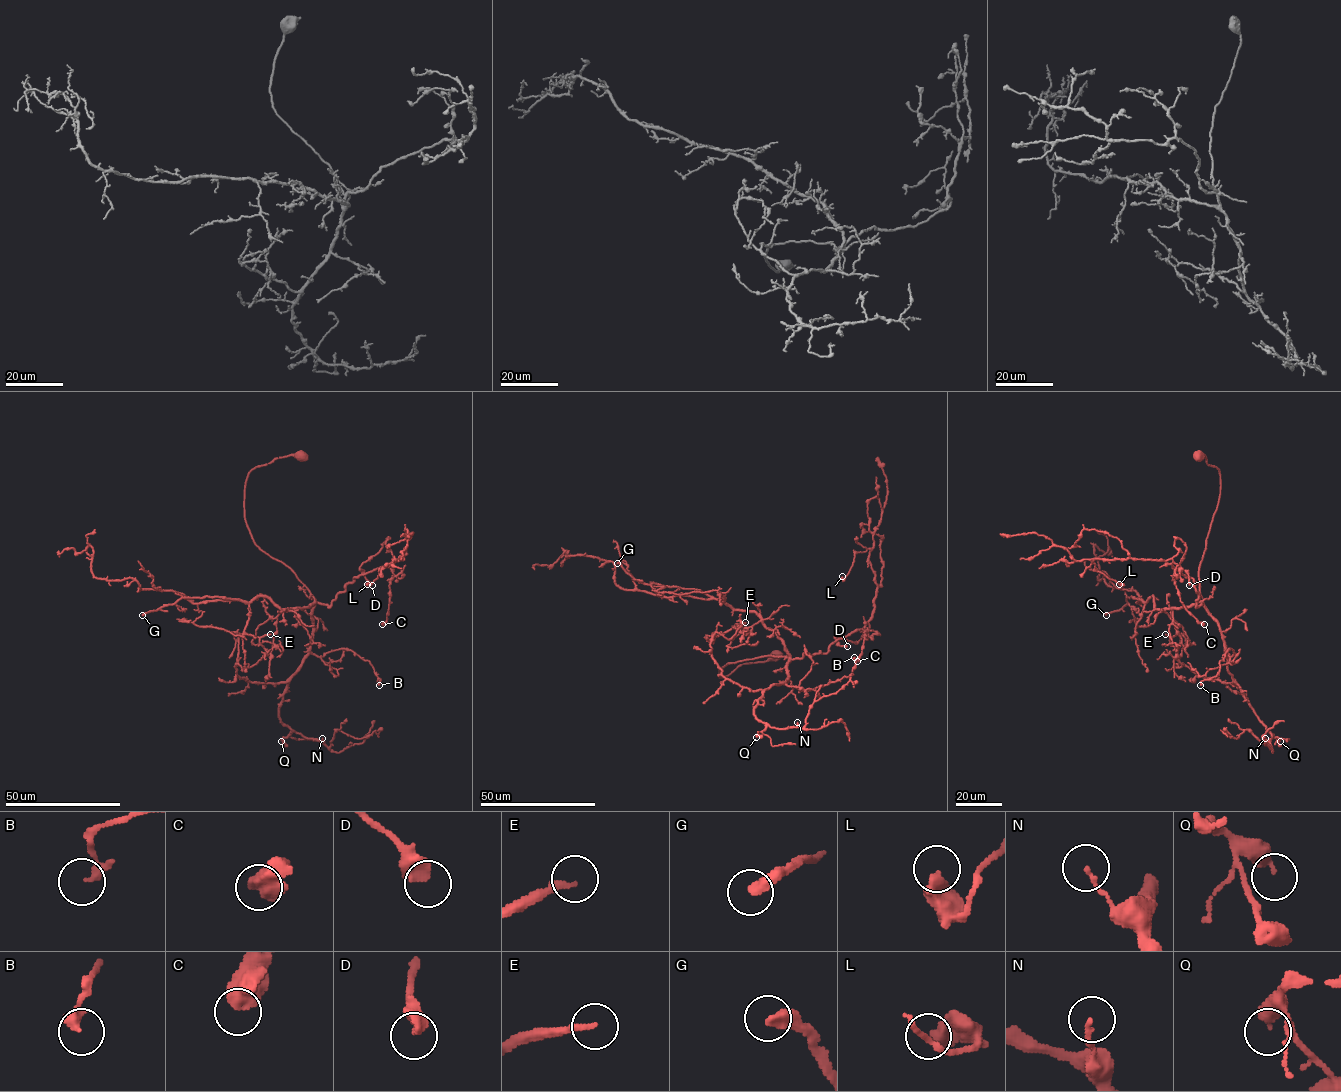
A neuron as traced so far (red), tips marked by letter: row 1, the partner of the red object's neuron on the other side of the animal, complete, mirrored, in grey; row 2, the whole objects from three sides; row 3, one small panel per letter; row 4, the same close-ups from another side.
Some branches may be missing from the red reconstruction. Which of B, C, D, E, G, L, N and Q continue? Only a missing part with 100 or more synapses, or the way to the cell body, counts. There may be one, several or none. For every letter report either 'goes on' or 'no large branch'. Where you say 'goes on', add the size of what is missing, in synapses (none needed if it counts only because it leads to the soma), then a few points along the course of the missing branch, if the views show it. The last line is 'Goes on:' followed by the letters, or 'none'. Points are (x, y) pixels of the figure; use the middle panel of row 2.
B: no large branch
C: no large branch
D: no large branch
E: goes on; 140 synapses; course (745, 622), (763, 619), (770, 611), (768, 603), (774, 598), (799, 616)
G: goes on; 120 synapses; course (617, 563), (607, 551), (578, 547), (571, 542), (568, 553), (558, 561), (545, 557), (544, 547), (570, 535)
L: no large branch
N: no large branch
Q: no large branch
Goes on: E, G

